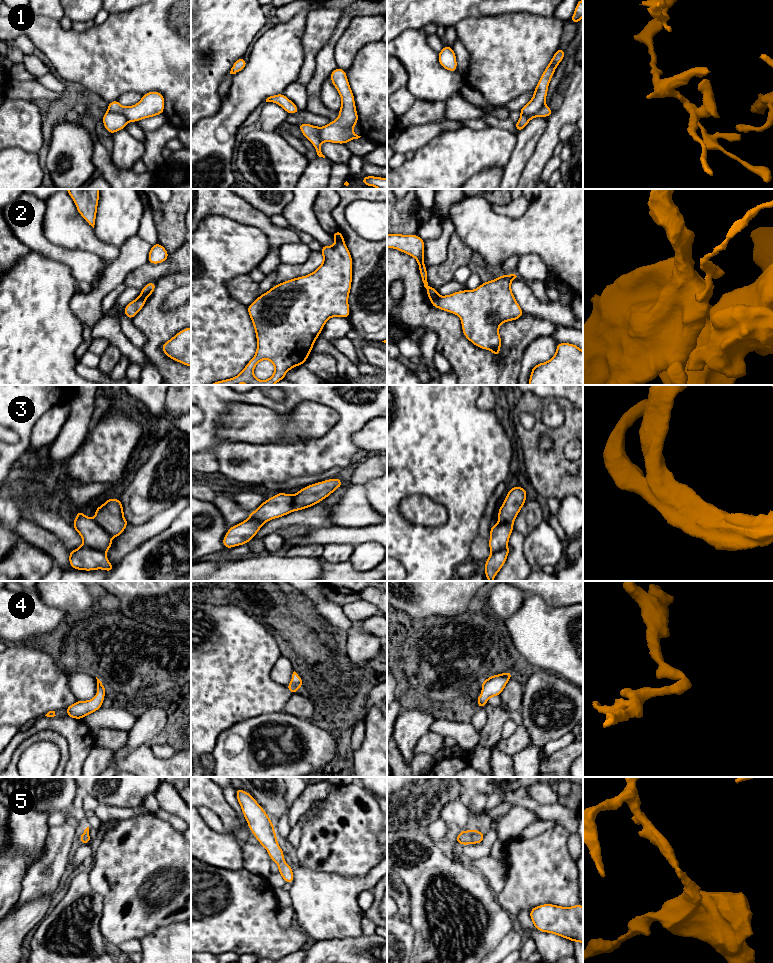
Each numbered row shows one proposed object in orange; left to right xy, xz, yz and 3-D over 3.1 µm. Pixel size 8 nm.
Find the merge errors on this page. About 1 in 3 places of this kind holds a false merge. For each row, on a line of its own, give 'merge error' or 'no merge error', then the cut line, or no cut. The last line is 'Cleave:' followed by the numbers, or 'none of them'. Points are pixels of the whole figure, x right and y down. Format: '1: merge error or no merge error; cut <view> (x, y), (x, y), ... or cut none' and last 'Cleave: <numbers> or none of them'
1: no merge error; cut none
2: merge error; cut yz (437, 295), (430, 298)
3: no merge error; cut none
4: no merge error; cut none
5: no merge error; cut none
Cleave: 2

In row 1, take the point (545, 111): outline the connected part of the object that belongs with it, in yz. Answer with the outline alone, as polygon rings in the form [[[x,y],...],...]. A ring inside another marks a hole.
[[[558,48],[534,89],[532,99],[520,109],[520,119],[515,123],[515,128],[518,132],[522,131],[532,118],[548,118],[553,113],[552,109],[545,104],[545,100],[550,80],[555,73],[556,67],[563,60],[565,53],[565,50]]]

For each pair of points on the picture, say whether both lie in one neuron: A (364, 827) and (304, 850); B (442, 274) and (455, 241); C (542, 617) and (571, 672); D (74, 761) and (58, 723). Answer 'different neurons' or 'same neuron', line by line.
A: same neuron
B: same neuron
C: same neuron
D: same neuron

